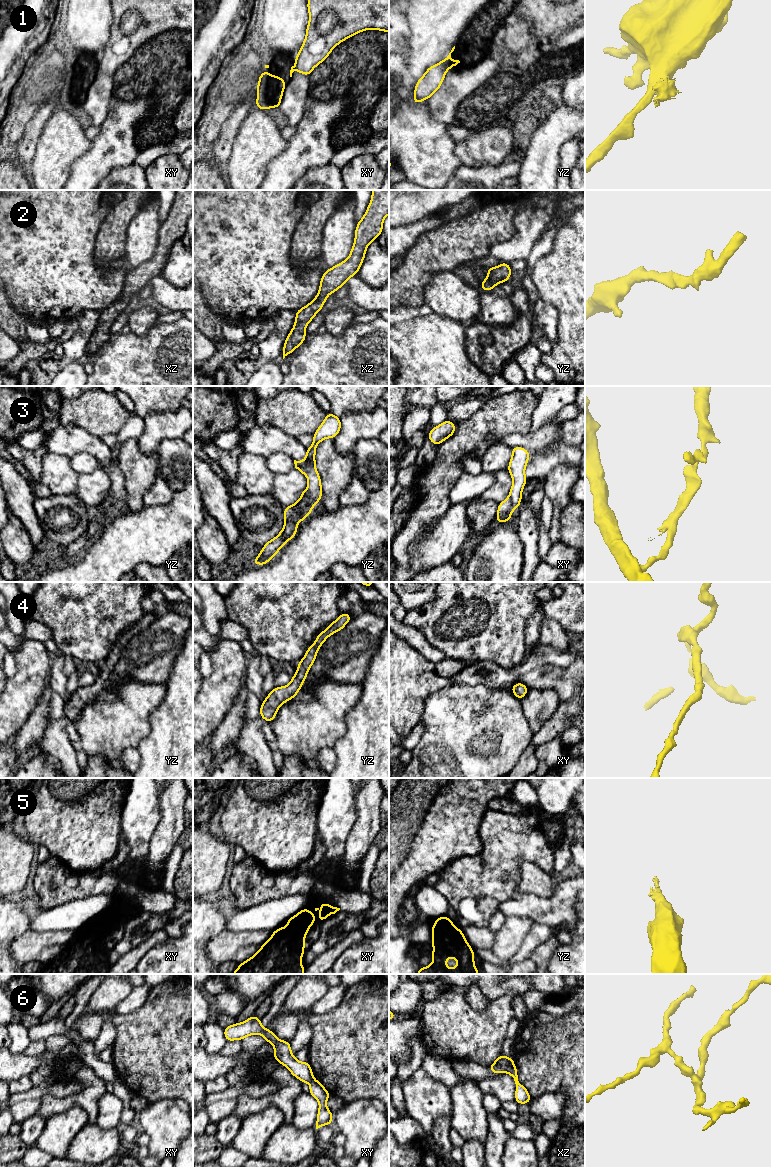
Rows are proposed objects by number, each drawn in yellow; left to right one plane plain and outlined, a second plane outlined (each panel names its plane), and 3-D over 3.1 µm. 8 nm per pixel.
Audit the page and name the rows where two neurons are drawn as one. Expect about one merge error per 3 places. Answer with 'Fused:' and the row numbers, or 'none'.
Fused: 1, 6

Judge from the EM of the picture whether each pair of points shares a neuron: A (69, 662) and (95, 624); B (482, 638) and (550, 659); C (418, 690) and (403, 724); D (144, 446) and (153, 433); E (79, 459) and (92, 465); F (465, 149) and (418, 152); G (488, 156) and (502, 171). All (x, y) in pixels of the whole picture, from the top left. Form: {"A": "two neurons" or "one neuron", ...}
{"A": "two neurons", "B": "two neurons", "C": "one neuron", "D": "one neuron", "E": "one neuron", "F": "two neurons", "G": "two neurons"}

